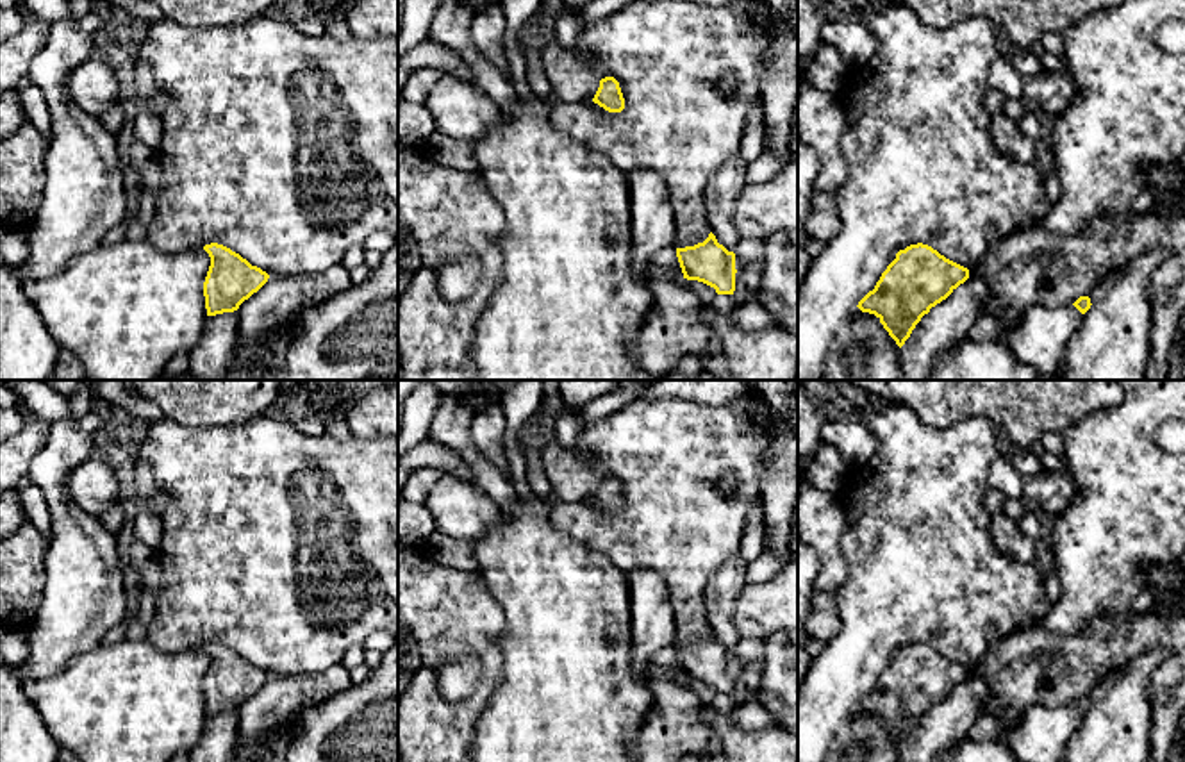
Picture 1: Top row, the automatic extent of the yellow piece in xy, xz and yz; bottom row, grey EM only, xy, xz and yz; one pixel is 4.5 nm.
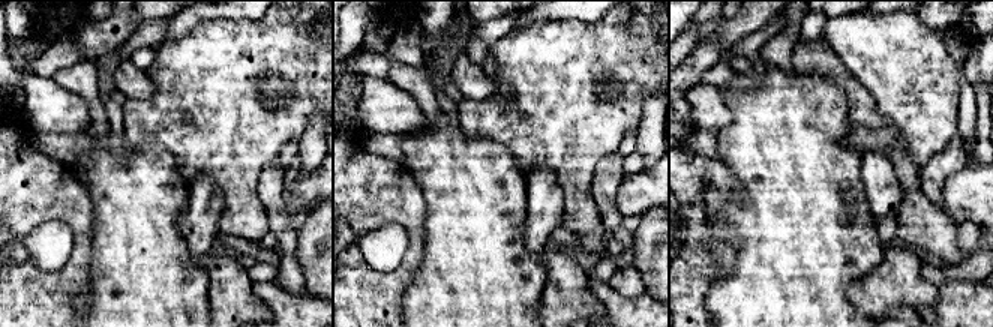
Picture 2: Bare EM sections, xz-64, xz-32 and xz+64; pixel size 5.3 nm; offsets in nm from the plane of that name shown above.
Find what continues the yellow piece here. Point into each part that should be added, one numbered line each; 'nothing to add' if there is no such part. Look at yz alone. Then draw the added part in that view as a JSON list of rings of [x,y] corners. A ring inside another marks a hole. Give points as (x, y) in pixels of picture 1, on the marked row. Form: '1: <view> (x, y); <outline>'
nothing to add

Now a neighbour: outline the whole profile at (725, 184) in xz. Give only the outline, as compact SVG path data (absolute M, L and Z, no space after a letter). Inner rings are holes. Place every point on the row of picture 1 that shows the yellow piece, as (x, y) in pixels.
M739 153L730 157L710 175L703 193L710 230L717 243L733 253L742 239L733 225L732 214L735 200L746 186L746 170L748 164Z

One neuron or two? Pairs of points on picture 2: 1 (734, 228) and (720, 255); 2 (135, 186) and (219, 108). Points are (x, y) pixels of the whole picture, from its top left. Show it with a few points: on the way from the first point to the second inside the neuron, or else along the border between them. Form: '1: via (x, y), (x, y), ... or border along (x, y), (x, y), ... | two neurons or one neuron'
1: border along (707, 212), (717, 242), (738, 242), (717, 276) | two neurons
2: border along (135, 146), (161, 146), (173, 158), (186, 186) | two neurons

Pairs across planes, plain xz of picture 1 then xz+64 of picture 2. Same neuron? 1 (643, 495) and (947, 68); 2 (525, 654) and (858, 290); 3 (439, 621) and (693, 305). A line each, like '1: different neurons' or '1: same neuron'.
1: same neuron
2: different neurons
3: same neuron

